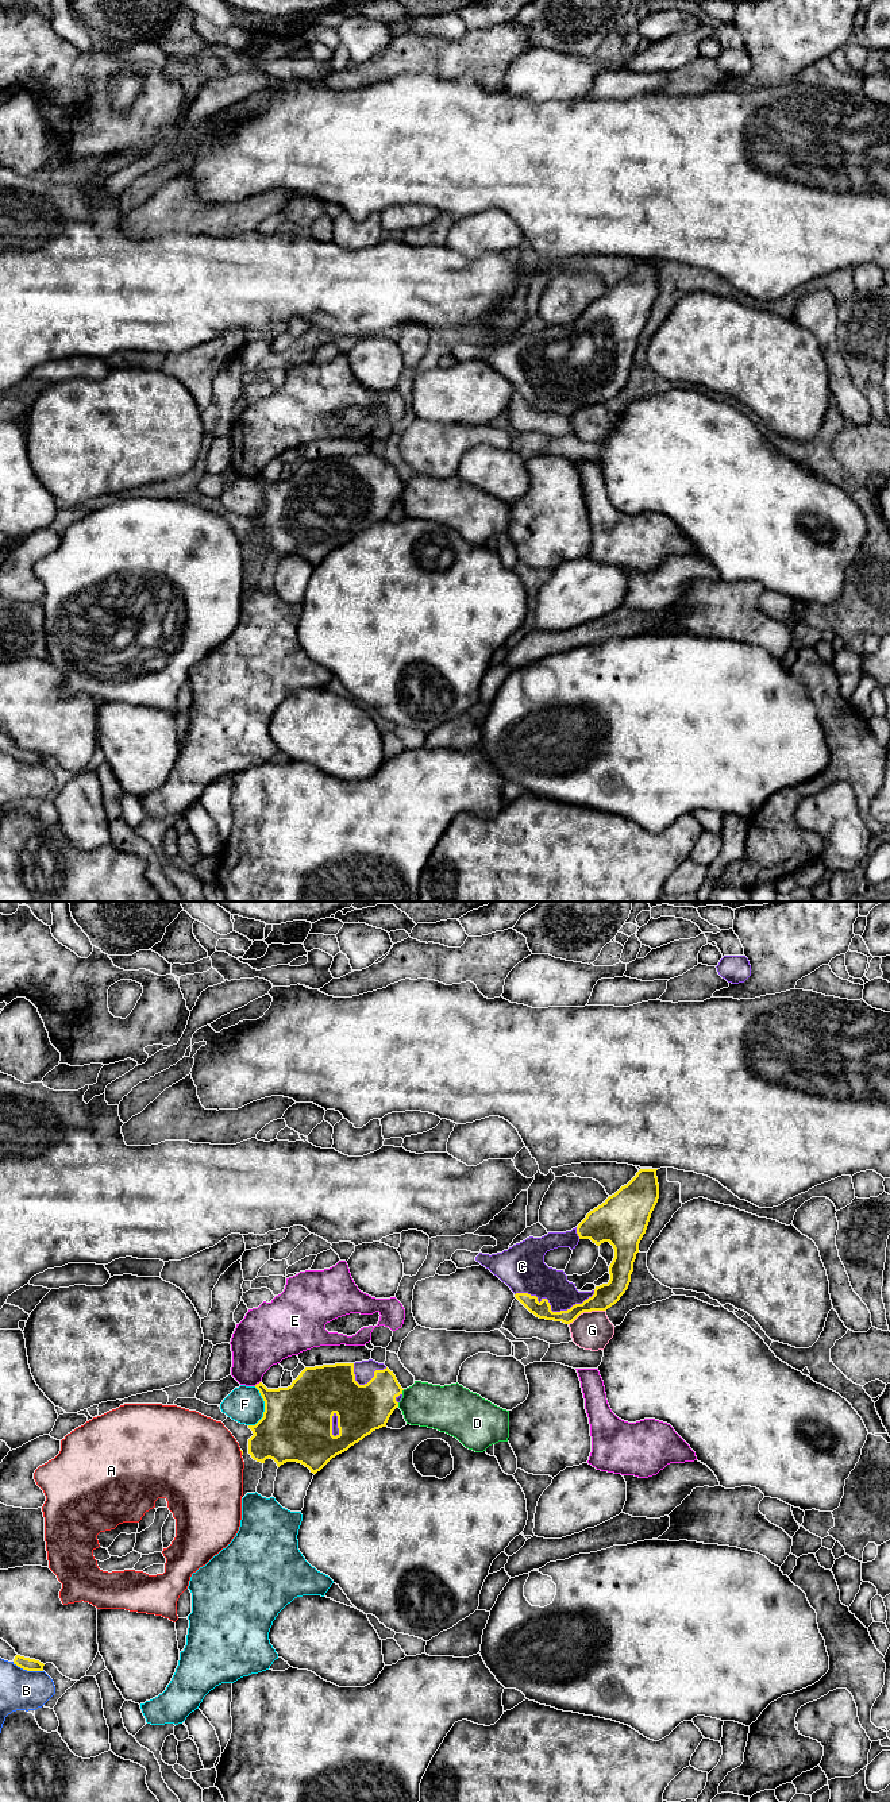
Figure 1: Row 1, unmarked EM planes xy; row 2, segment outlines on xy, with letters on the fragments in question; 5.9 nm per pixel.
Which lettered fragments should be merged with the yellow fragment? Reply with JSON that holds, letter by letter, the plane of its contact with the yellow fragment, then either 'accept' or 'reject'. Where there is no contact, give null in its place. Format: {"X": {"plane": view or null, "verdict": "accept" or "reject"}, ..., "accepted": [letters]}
{"A": {"plane": "xy", "verdict": "reject"}, "B": {"plane": "xy", "verdict": "reject"}, "C": {"plane": "xy", "verdict": "accept"}, "D": {"plane": "xy", "verdict": "reject"}, "E": {"plane": "xy", "verdict": "reject"}, "F": {"plane": "xy", "verdict": "reject"}, "G": {"plane": "xy", "verdict": "reject"}, "accepted": ["C"]}

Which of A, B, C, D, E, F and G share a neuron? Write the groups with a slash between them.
A / B / C / D / E / F / G

